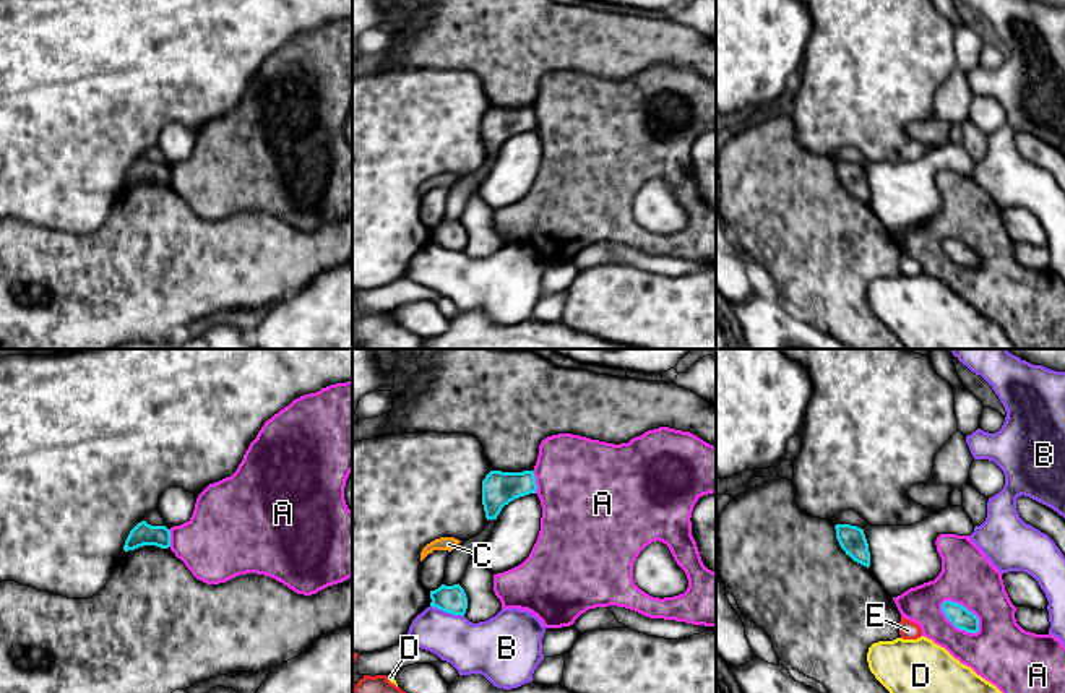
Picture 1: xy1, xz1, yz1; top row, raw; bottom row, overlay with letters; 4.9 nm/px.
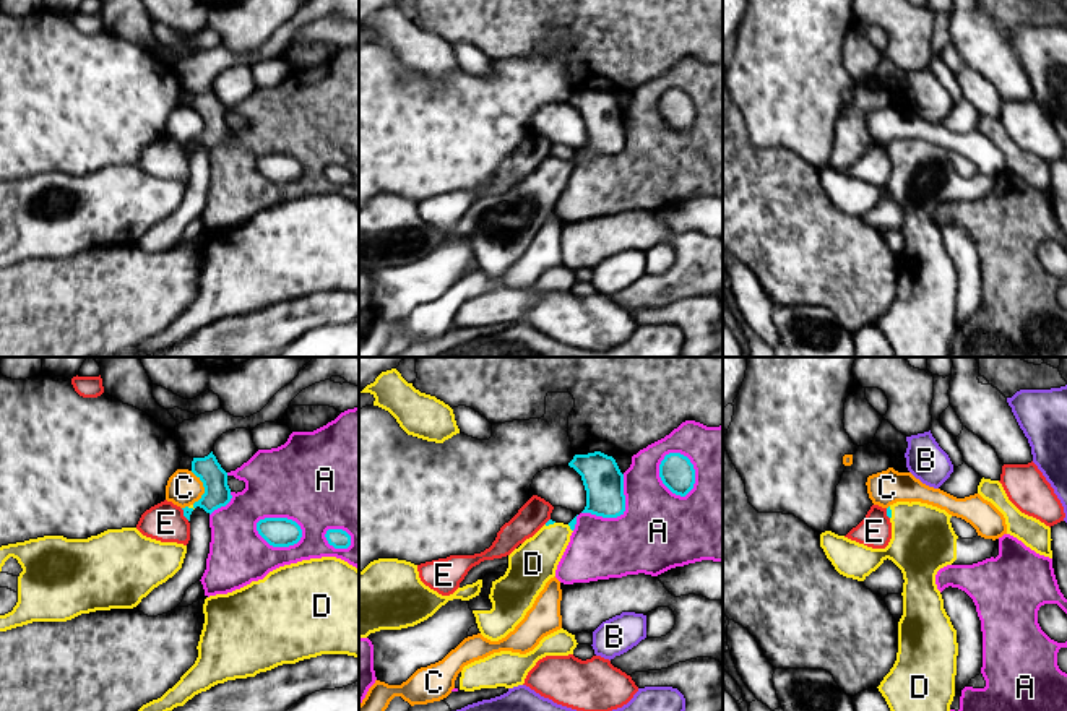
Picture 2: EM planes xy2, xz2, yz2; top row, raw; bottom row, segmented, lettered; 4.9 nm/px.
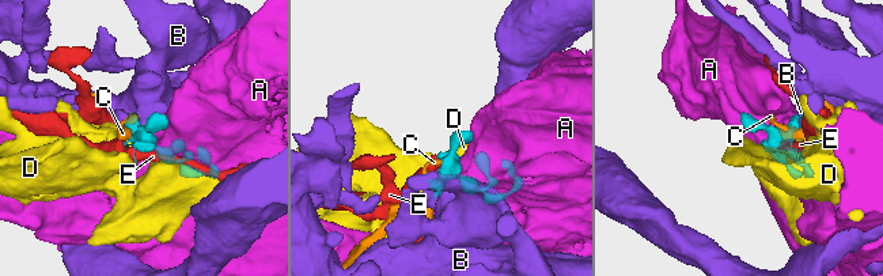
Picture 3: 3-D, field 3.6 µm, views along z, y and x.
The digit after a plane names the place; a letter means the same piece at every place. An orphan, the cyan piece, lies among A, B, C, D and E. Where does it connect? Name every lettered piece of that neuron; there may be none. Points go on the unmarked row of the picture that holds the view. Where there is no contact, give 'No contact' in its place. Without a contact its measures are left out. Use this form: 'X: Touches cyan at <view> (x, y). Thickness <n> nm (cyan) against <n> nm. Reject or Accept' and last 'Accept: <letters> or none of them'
A: Touches cyan at xz2 (660, 112). Thickness 170 nm (cyan) against 360 nm. Reject
B: Touches cyan at xz1 (447, 247). Thickness 140 nm (cyan) against 260 nm. Reject
C: Touches cyan at xy2 (203, 122). Thickness 130 nm (cyan) against 170 nm. Reject
D: Touches cyan at yz2 (890, 150). Thickness 30 nm (cyan) against 320 nm. Accept
E: Touches cyan at xy2 (184, 151). Thickness 130 nm (cyan) against 190 nm. Reject
Accept: D

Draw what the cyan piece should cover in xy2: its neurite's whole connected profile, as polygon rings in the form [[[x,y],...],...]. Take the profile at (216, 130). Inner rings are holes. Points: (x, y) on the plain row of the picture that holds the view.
[[[213,88],[205,94],[193,94],[192,109],[205,123],[205,130],[193,140],[193,144],[200,143],[211,151],[231,138],[232,131],[227,122],[227,109],[221,104]]]

